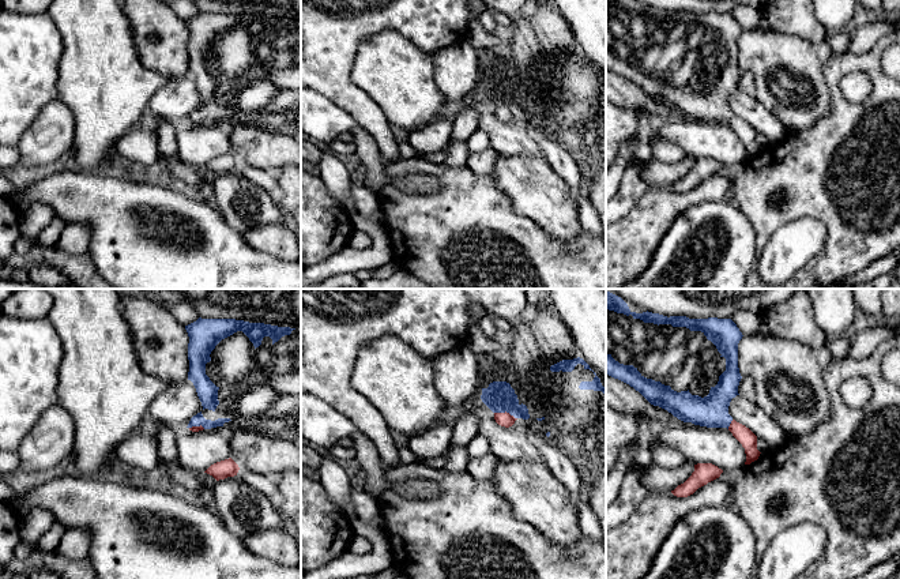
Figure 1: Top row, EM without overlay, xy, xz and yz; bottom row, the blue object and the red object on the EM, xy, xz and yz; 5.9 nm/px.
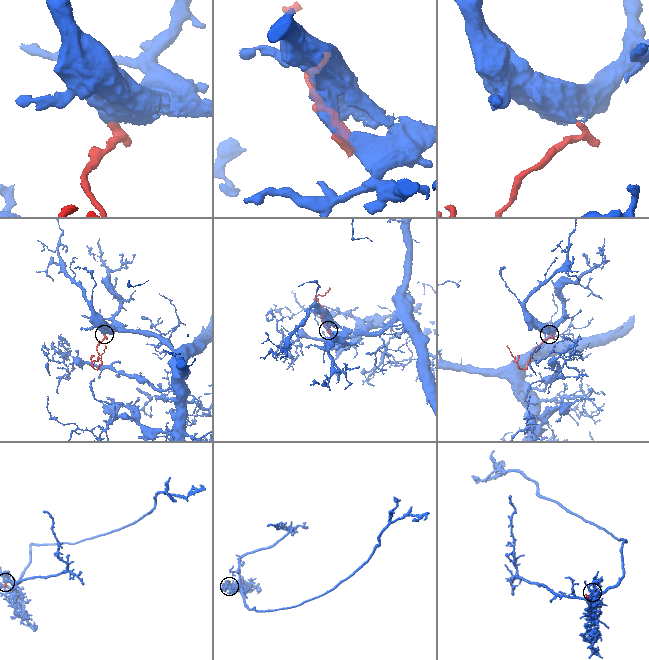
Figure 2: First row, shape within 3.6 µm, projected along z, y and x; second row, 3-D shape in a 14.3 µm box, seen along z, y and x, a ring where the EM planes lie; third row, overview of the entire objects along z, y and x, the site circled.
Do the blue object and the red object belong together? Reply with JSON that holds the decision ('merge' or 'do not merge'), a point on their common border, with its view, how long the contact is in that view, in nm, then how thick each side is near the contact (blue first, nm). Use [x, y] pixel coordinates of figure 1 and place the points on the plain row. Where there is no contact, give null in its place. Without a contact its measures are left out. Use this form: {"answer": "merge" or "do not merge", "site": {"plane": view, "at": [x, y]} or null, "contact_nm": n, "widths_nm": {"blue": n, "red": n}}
{"answer": "merge", "site": {"plane": "xz", "at": [505, 105]}, "contact_nm": 140, "widths_nm": {"blue": 180, "red": 80}}

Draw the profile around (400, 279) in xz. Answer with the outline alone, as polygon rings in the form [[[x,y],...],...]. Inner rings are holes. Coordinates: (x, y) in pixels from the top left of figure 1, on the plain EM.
[[[398,268],[388,278],[368,278],[361,281],[361,289],[434,289],[430,285],[425,283],[421,278],[415,277],[414,274]]]

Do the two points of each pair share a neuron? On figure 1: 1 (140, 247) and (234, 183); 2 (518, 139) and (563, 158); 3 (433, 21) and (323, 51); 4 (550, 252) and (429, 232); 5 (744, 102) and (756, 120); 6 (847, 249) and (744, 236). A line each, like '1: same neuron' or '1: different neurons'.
1: different neurons
2: different neurons
3: same neuron
4: same neuron
5: same neuron
6: different neurons

